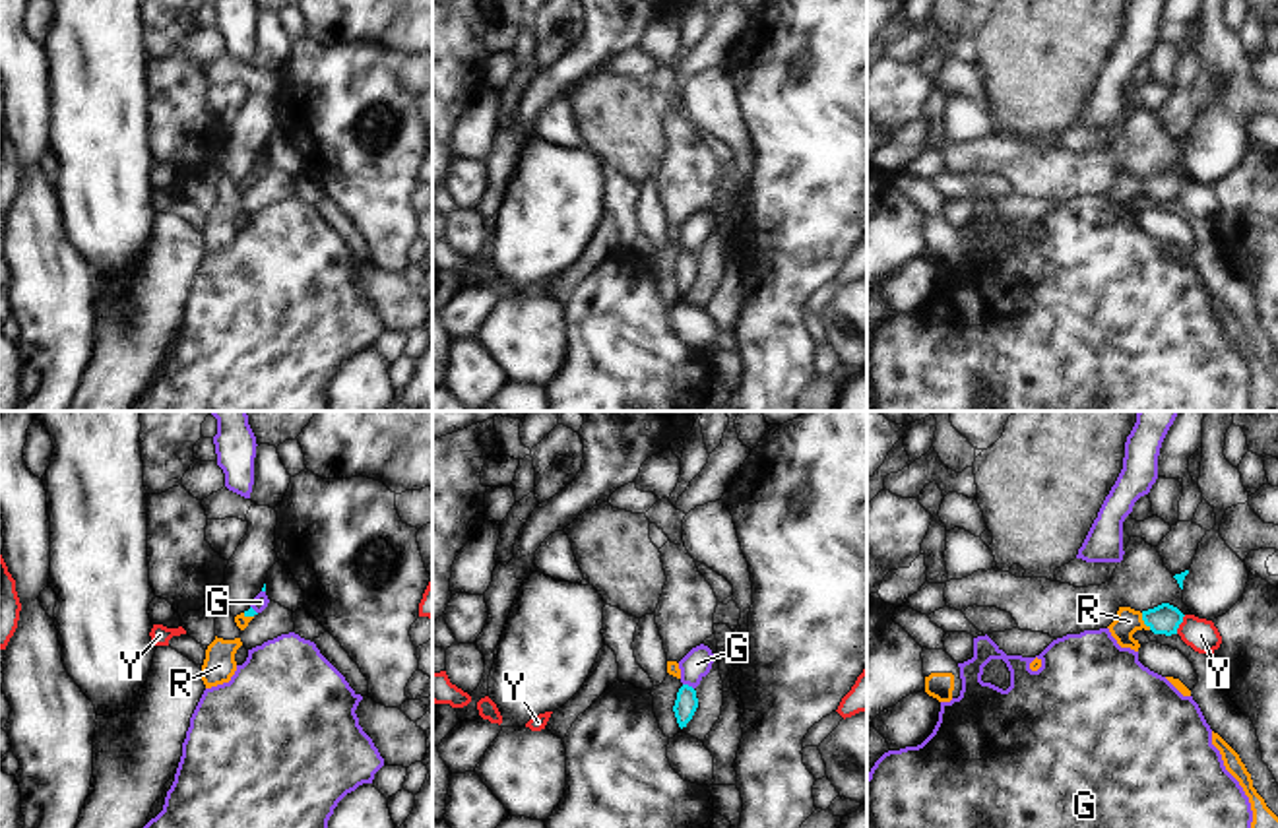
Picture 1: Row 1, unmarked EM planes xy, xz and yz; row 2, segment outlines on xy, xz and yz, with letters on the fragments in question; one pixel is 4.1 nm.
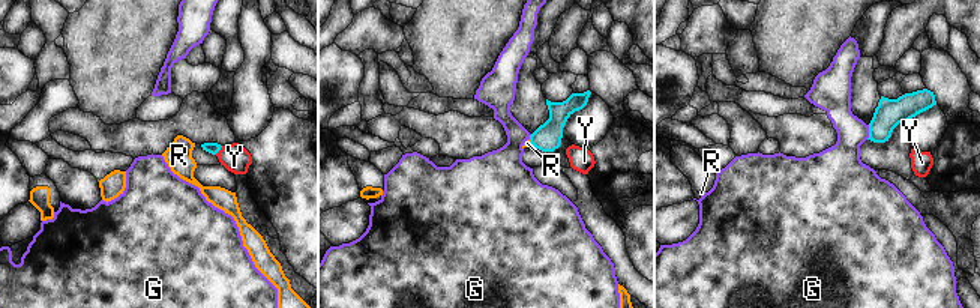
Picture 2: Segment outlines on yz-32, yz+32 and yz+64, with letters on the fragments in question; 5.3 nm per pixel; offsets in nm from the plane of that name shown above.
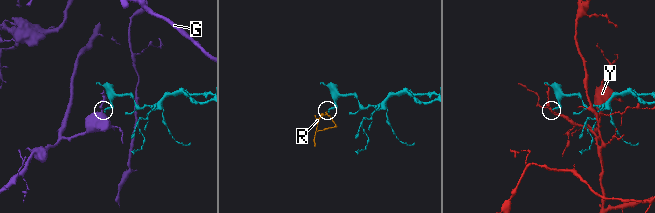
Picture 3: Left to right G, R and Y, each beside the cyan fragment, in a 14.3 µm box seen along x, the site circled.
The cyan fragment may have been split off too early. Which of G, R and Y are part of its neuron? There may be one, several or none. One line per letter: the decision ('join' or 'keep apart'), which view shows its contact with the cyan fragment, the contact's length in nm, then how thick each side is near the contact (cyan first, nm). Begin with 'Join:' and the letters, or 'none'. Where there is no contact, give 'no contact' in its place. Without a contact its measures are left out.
Join: R
G: keep apart | xz | 50 nm | 90/120 nm
R: join | yz | 80 nm | 130/100 nm
Y: keep apart | yz | 90 nm | 130/140 nm

